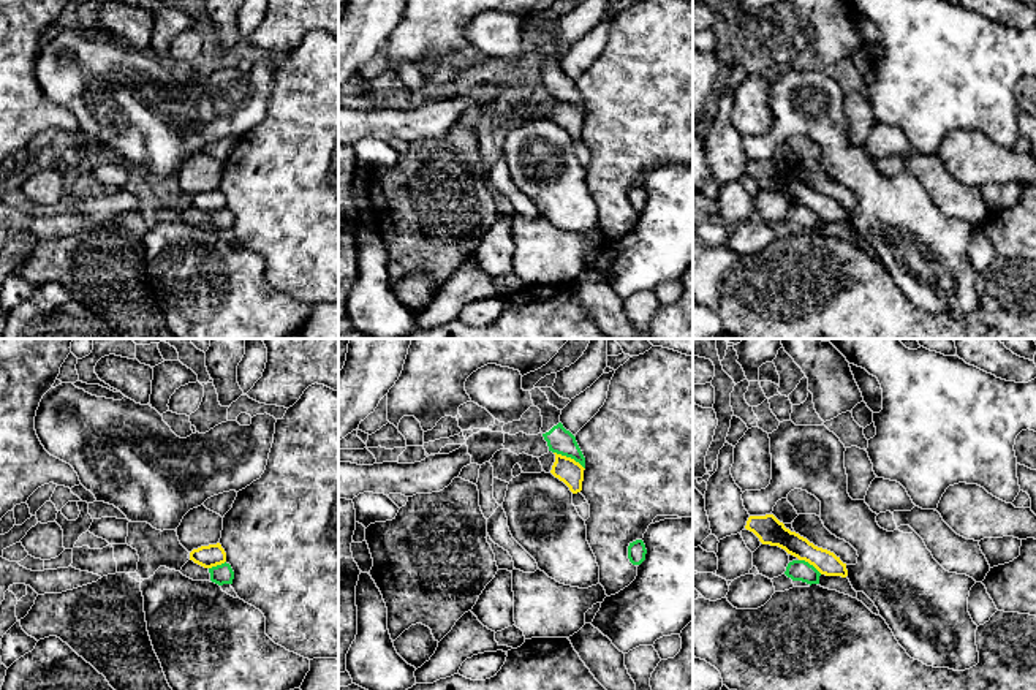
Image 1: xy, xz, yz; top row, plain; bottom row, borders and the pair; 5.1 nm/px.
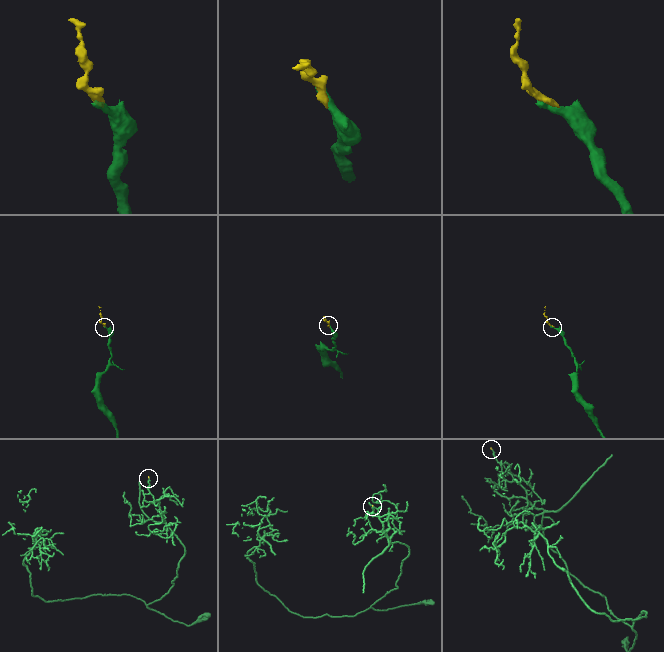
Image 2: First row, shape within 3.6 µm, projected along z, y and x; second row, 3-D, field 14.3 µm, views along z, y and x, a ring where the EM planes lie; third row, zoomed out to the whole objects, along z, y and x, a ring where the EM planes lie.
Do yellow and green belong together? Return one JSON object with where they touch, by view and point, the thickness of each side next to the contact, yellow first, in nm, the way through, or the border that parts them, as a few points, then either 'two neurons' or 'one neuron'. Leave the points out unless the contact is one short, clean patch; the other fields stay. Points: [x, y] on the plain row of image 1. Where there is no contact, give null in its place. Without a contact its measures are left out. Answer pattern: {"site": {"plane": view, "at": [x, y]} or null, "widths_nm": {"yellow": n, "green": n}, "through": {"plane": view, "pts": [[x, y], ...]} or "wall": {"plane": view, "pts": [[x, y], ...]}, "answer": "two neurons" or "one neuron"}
{"site": {"plane": "xz", "at": [570, 103]}, "widths_nm": {"yellow": 120, "green": 130}, "wall": {"plane": "xz", "pts": [[554, 97], [573, 103], [584, 114]]}, "answer": "two neurons"}

